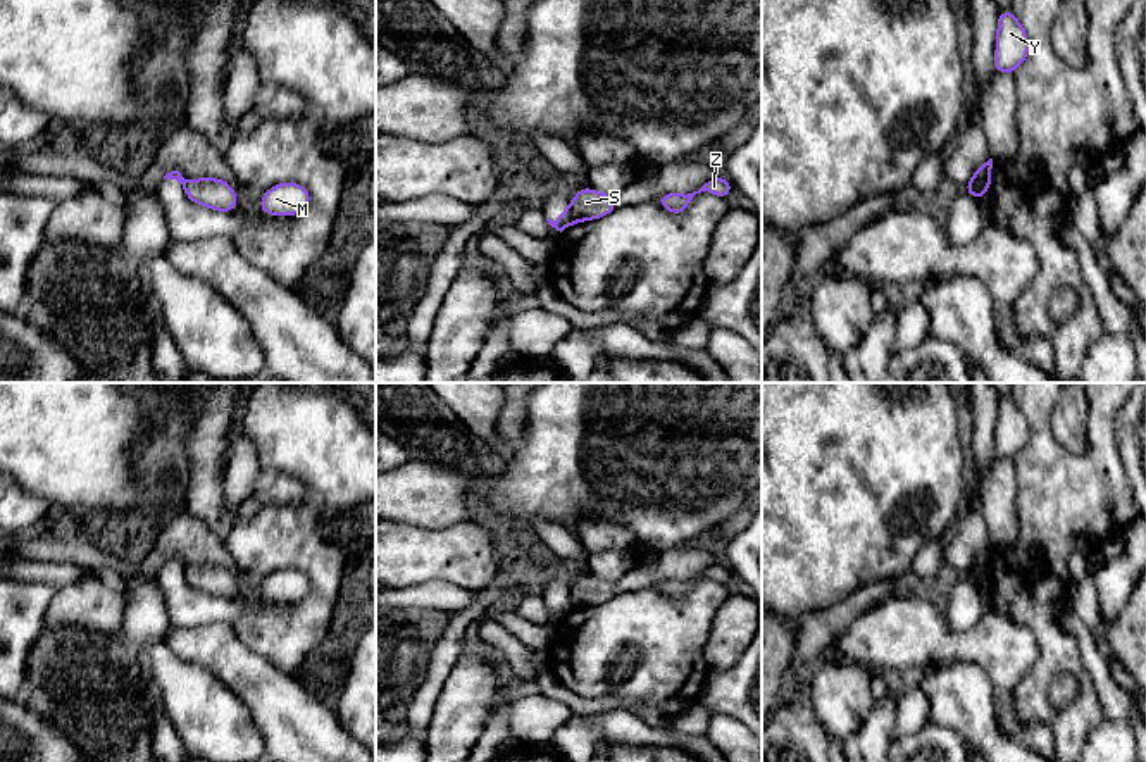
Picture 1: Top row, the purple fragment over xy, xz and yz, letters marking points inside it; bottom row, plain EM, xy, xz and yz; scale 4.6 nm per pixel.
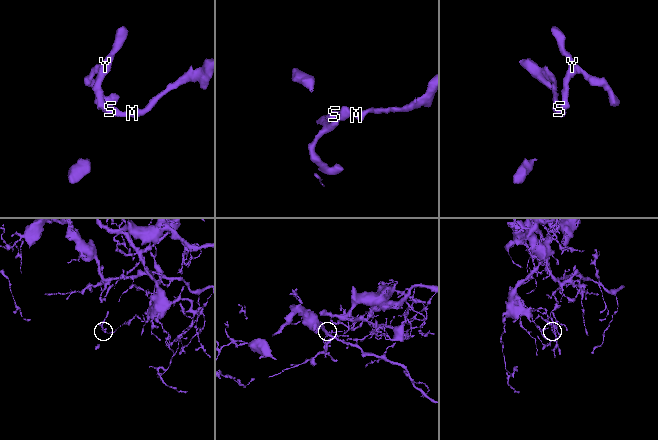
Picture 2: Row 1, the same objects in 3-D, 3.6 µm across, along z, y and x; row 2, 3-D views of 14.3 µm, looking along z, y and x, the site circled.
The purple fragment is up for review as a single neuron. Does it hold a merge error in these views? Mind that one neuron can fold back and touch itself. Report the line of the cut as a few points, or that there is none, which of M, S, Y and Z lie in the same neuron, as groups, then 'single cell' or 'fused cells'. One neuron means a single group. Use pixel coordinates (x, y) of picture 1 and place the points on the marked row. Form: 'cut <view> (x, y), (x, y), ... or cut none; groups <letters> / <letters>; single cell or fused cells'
cut xz (569, 206), (571, 216), (576, 221); groups M S Z / Y; fused cells

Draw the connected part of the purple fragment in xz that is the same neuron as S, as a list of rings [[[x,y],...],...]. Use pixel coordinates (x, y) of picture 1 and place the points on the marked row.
[[[579,188],[569,207],[576,222],[598,219],[617,209],[615,197],[591,188]]]

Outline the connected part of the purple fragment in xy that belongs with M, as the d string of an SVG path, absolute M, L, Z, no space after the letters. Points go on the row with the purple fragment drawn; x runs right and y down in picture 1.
M279 183L260 198L260 210L269 215L296 215L310 205L310 193L298 183Z

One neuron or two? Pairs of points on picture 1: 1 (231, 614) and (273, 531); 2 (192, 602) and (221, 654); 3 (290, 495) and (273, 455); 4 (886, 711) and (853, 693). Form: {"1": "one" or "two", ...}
{"1": "two", "2": "two", "3": "two", "4": "two"}

